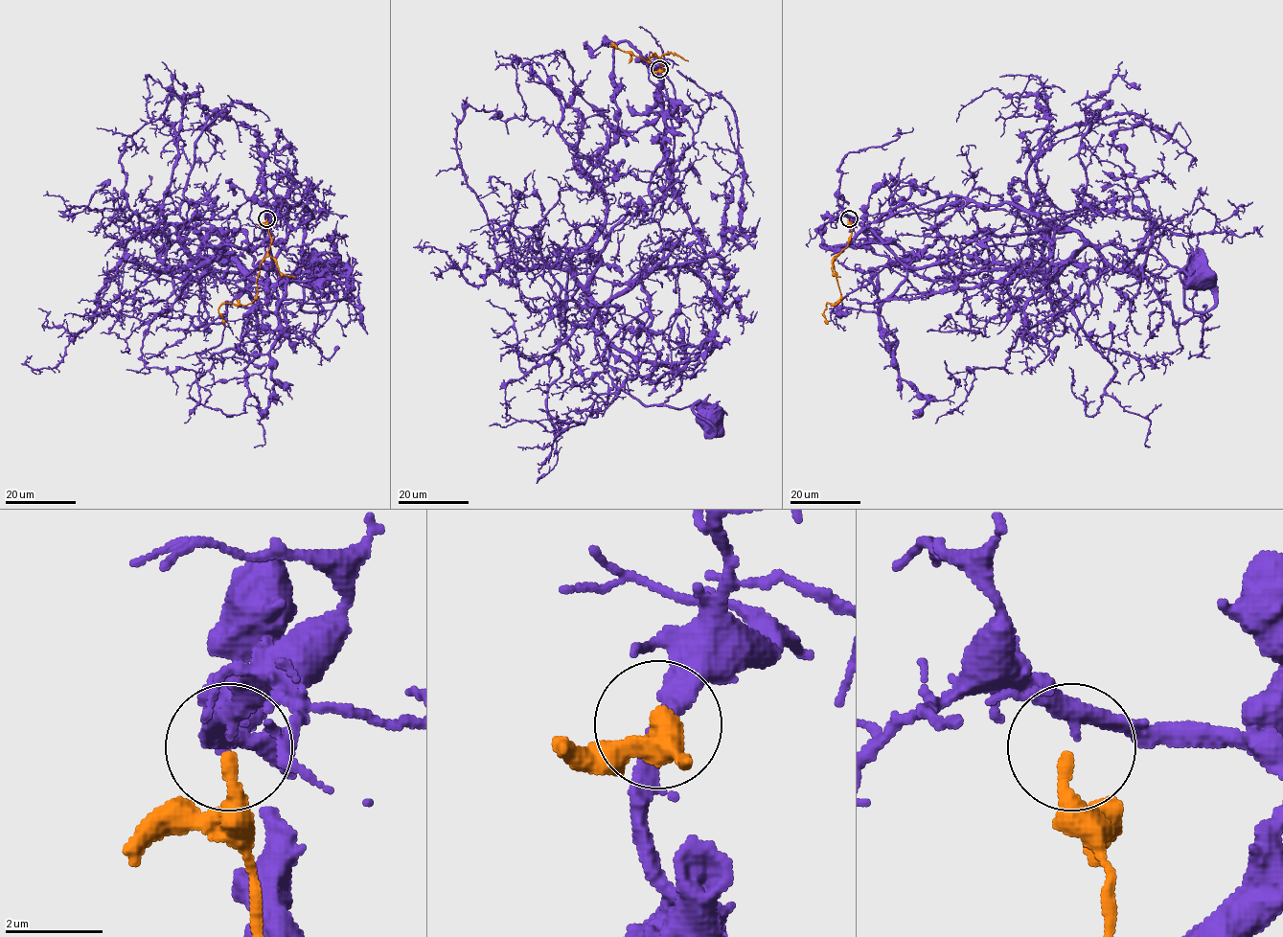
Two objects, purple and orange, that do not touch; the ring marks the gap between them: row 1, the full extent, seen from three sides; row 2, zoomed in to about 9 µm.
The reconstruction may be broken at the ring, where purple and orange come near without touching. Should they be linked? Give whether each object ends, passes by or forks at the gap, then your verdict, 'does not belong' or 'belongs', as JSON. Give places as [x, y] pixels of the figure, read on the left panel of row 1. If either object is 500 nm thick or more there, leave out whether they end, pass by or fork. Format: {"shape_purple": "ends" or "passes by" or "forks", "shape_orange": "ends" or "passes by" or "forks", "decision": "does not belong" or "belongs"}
{"shape_purple": "passes by", "shape_orange": "ends", "decision": "does not belong"}

